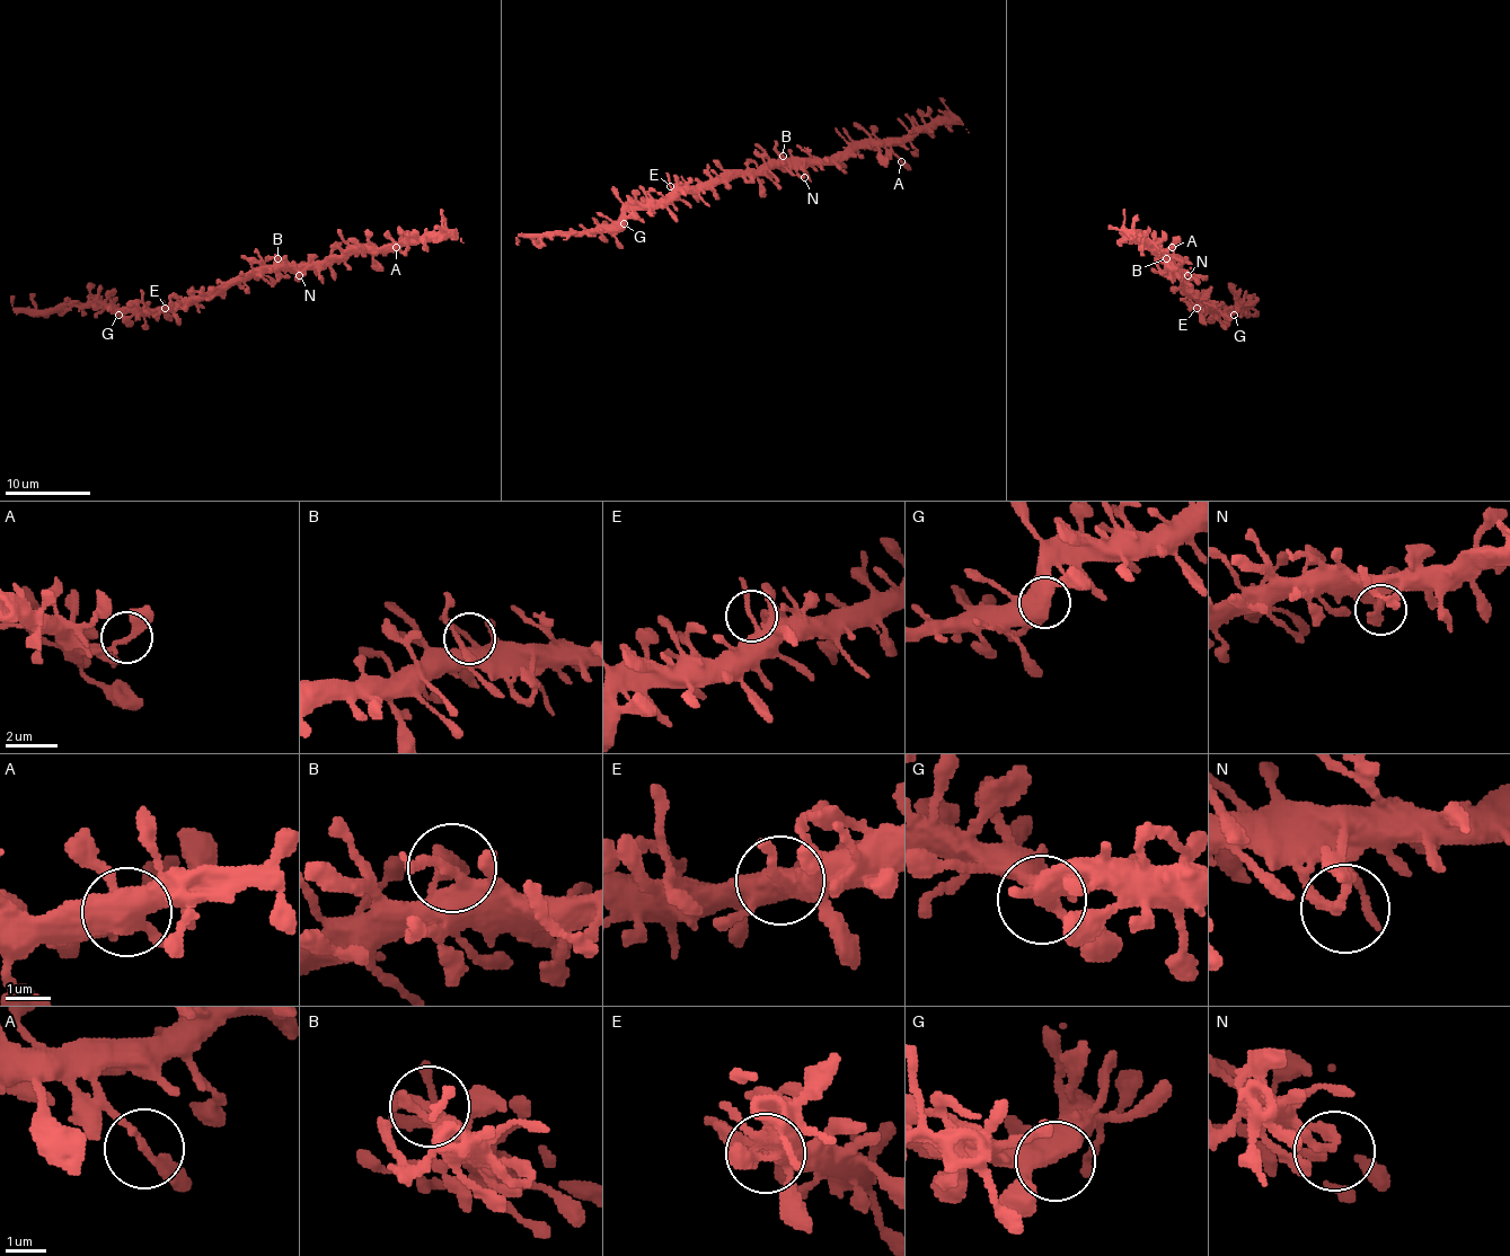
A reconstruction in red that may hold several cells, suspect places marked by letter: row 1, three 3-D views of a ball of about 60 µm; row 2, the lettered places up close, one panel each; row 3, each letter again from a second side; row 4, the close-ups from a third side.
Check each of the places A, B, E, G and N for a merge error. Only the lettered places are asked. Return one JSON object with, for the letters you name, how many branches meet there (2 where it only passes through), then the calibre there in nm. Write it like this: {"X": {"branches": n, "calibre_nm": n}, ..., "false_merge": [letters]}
{"false_merge": []}

